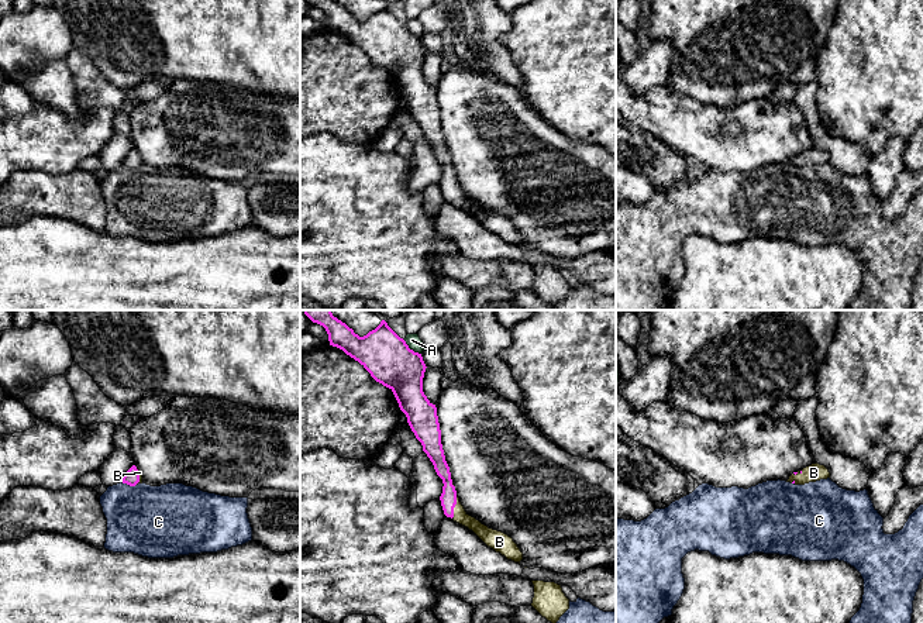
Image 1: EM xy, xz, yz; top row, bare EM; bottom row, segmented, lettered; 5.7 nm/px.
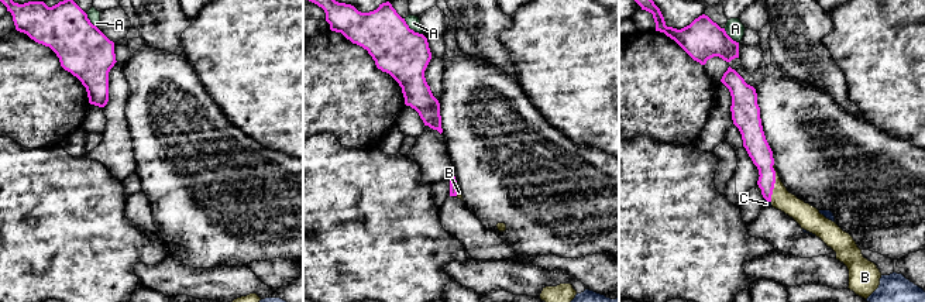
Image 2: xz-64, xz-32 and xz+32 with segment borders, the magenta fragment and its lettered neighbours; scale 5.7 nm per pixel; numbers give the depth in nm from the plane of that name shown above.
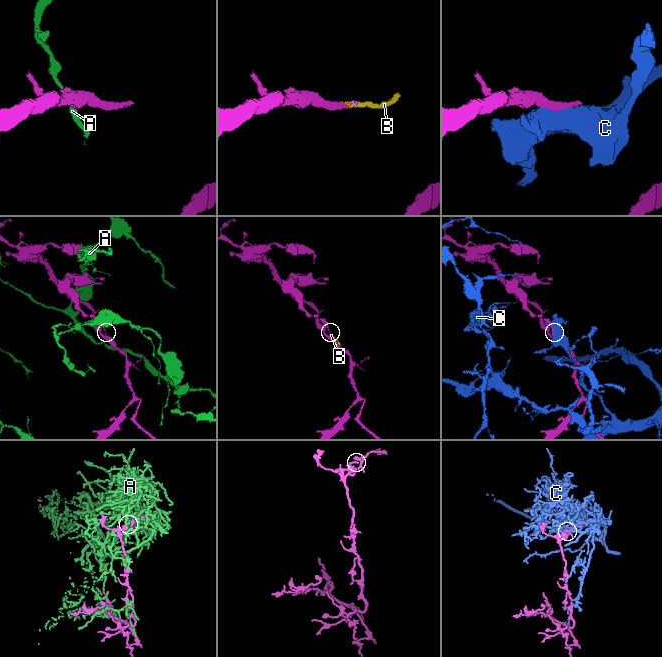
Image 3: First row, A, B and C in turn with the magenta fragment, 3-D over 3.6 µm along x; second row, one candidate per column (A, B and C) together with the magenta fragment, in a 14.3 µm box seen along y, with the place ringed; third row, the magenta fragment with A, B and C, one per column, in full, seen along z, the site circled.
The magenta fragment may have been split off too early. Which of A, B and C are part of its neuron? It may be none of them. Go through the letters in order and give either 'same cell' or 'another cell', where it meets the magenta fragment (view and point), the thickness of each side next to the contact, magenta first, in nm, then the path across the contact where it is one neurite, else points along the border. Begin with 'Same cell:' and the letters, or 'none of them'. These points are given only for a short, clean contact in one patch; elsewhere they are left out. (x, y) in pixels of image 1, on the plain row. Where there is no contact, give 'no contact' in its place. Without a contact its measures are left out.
Same cell: B
A: another cell; contact xz (412, 34); calibres 280 and 80 nm; border xz (403, 24), (420, 38)
B: same cell; contact xz (454, 190); calibres 100 and 90 nm; way xz (448, 182), (454, 190), (467, 205), (486, 219)
C: another cell; contact xy (128, 168); calibres 90 and 400 nm

